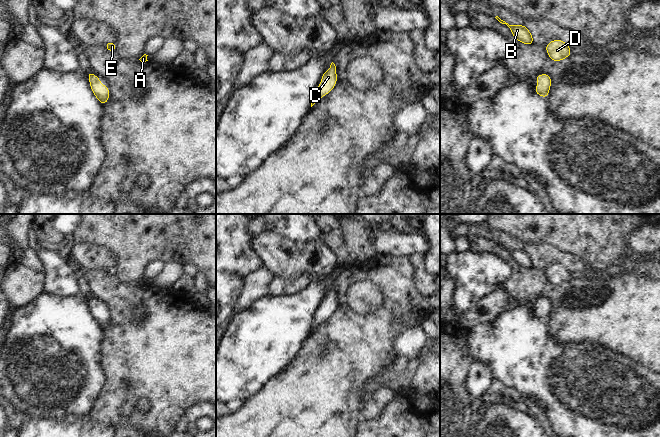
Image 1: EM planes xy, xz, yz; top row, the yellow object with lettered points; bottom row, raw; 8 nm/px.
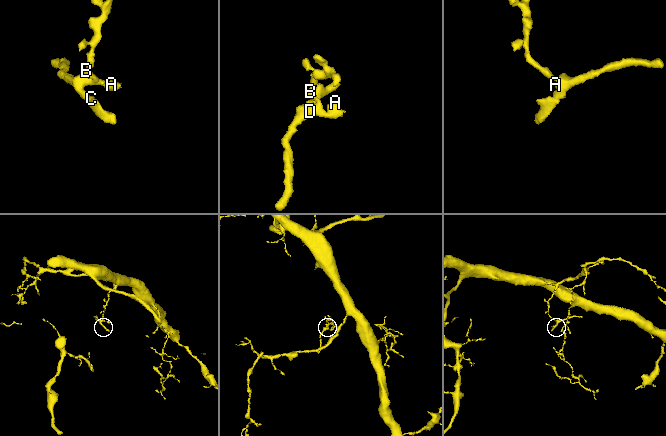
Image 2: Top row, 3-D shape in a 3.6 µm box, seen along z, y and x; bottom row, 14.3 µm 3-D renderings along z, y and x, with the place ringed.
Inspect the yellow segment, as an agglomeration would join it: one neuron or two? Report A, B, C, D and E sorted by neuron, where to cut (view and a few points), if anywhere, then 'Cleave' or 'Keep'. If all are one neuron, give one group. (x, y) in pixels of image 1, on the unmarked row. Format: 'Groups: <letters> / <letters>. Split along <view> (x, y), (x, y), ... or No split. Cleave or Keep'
Groups: A B C D E. No split. Keep.

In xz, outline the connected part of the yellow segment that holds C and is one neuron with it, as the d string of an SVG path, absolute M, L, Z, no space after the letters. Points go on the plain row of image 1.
M332 286L329 294L323 297L321 307L313 317L313 321L311 323L311 331L315 328L317 324L319 324L322 320L328 318L334 312L337 306L335 293L336 290Z

